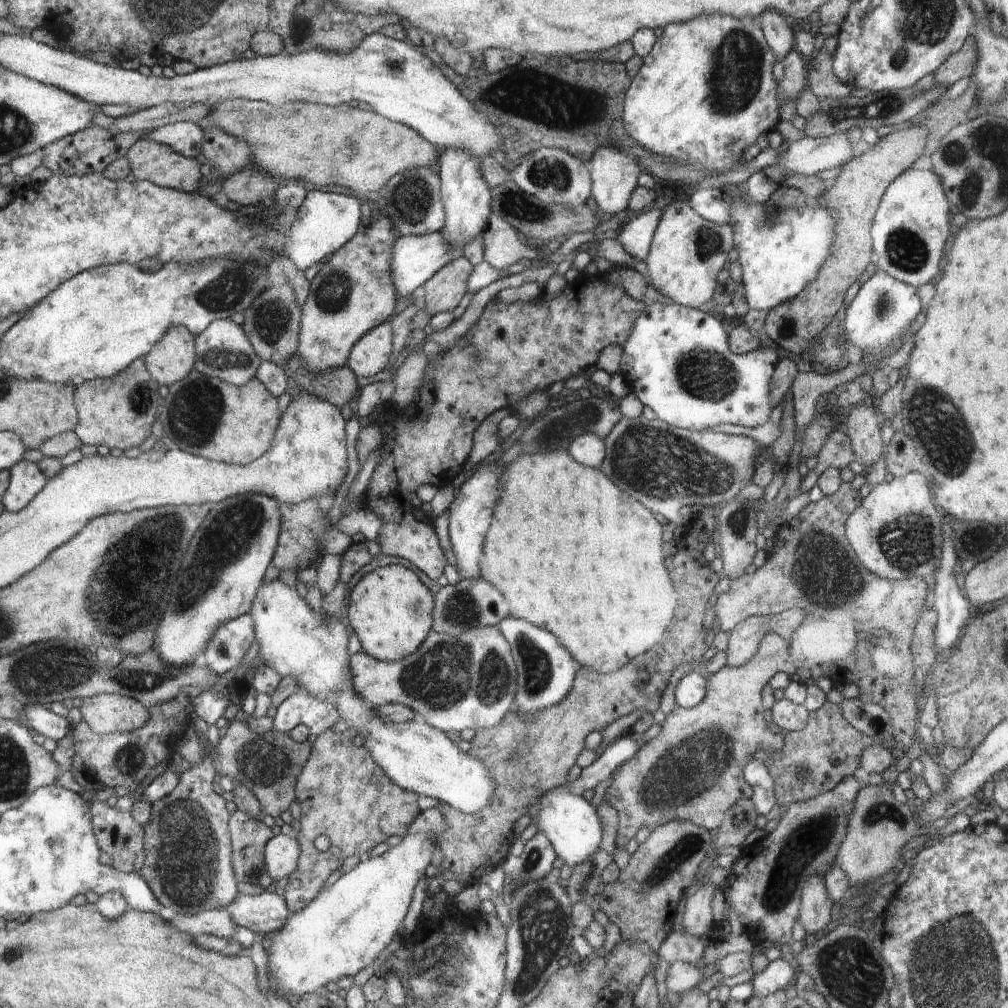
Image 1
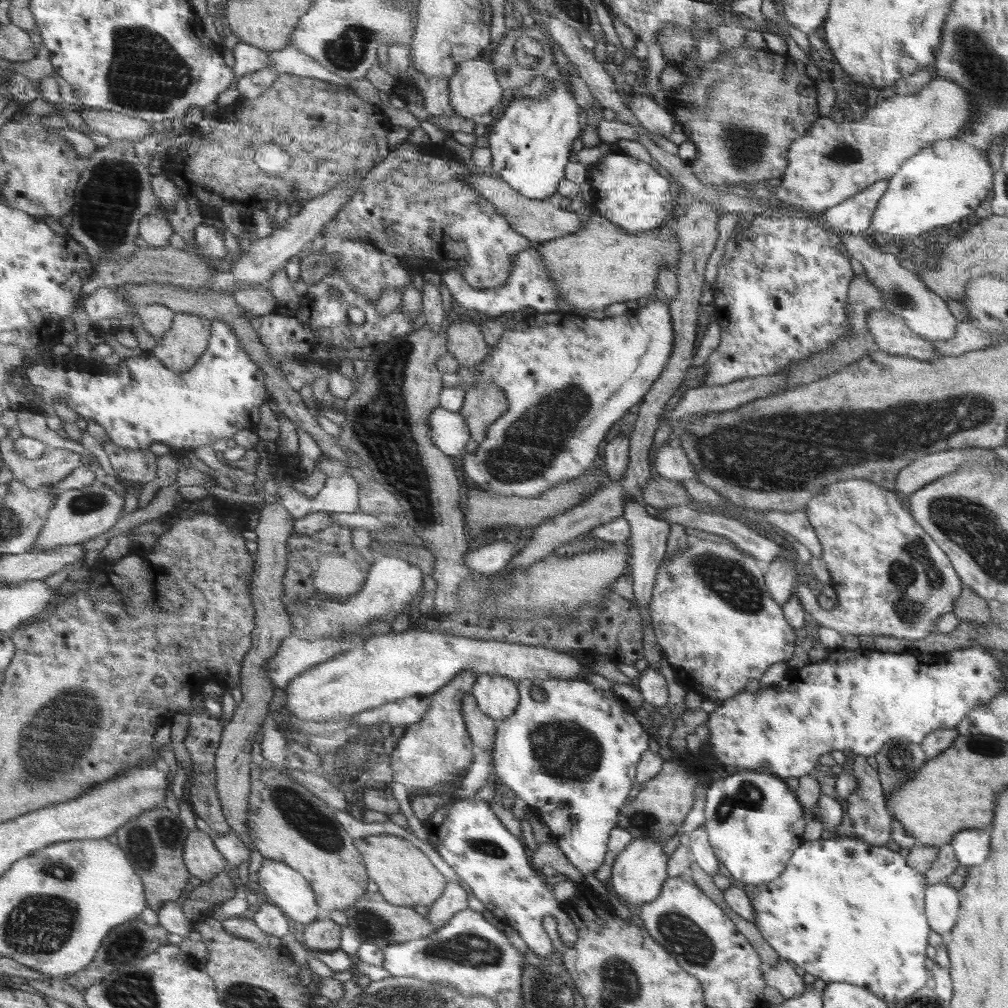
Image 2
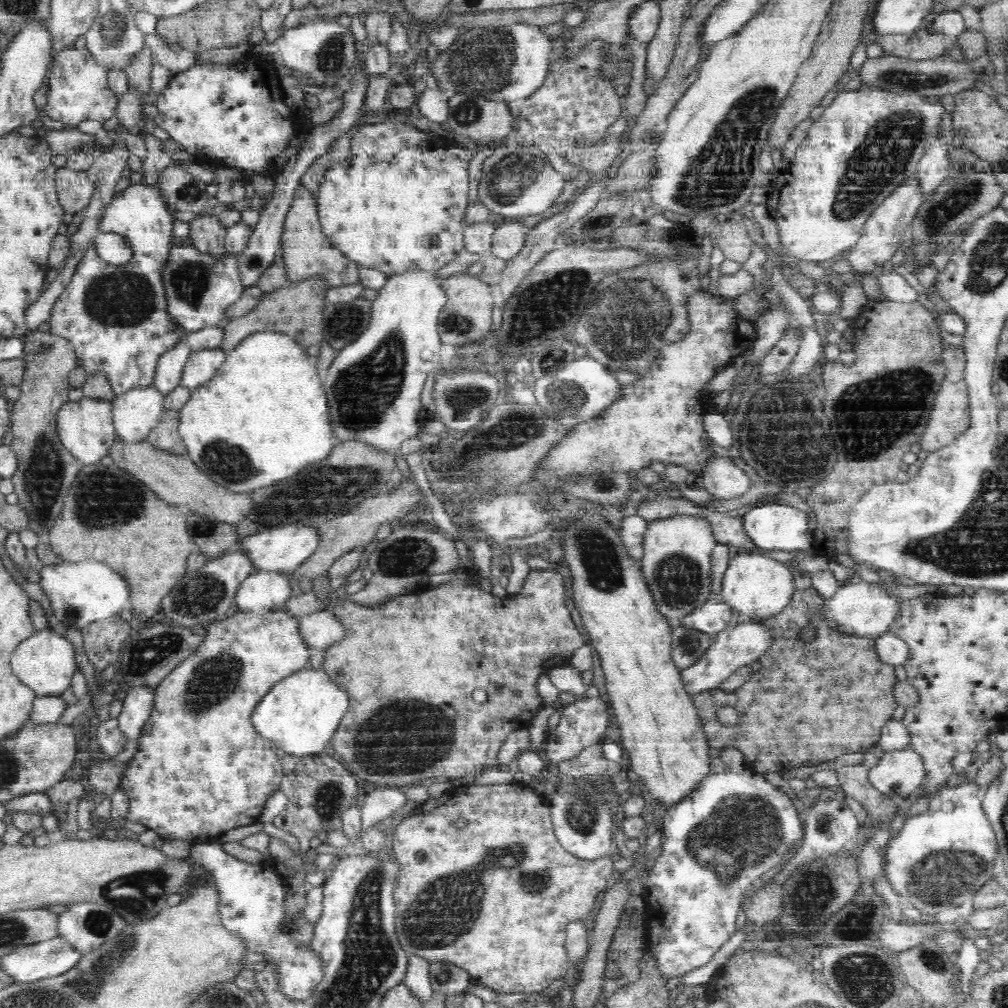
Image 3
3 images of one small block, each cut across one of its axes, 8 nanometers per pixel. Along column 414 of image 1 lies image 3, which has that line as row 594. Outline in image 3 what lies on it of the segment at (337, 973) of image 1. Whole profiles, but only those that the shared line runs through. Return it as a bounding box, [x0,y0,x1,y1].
[821,579,900,638]

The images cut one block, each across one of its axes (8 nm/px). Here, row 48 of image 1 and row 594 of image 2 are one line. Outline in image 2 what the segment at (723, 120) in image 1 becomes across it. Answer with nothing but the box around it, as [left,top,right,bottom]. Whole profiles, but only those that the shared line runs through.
[647,538,794,702]

